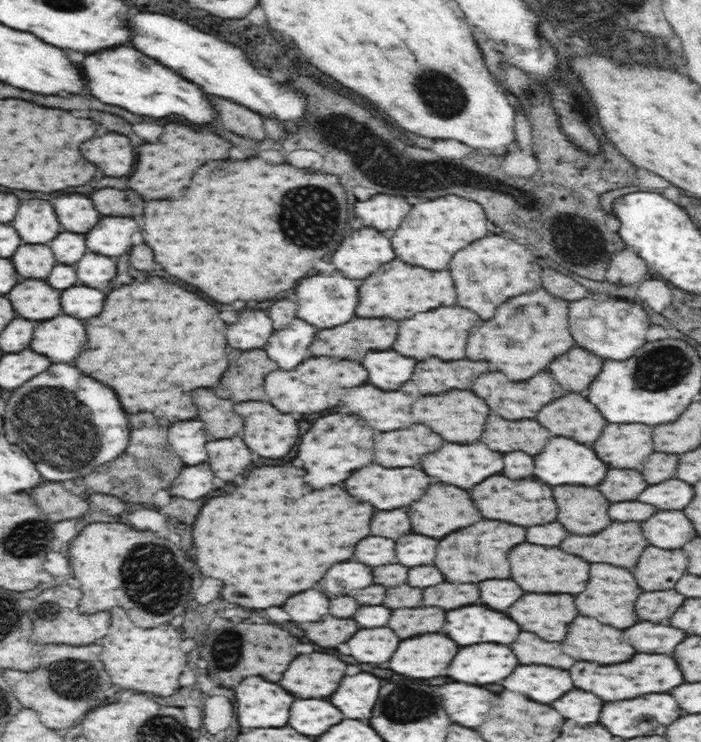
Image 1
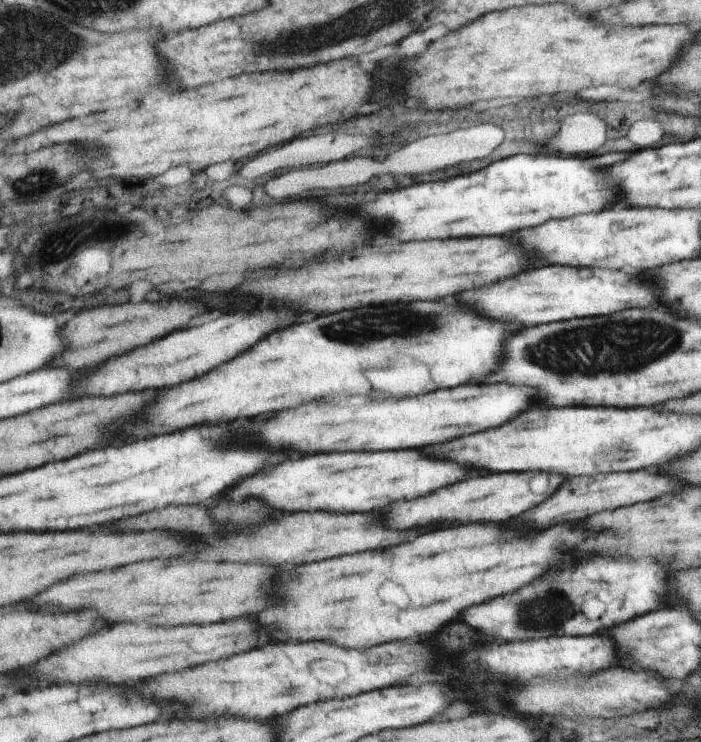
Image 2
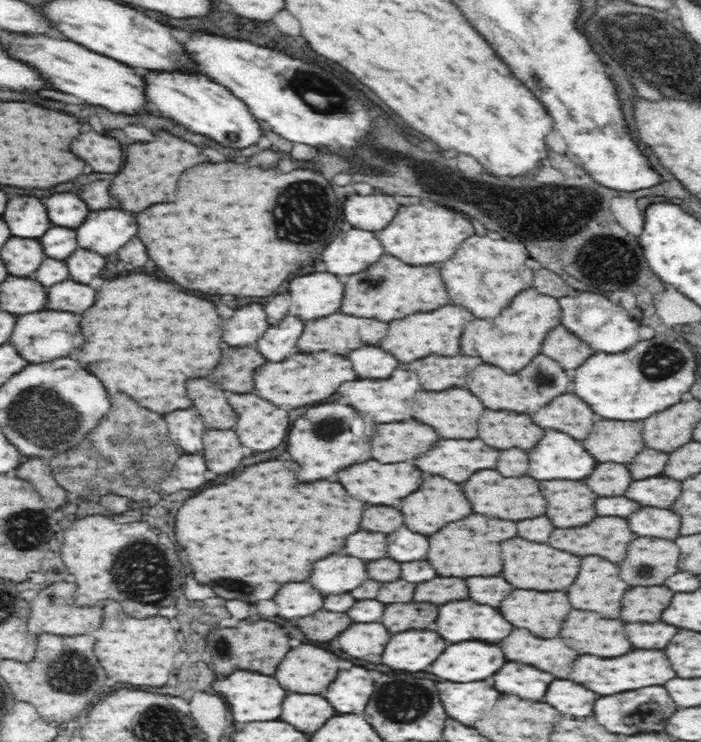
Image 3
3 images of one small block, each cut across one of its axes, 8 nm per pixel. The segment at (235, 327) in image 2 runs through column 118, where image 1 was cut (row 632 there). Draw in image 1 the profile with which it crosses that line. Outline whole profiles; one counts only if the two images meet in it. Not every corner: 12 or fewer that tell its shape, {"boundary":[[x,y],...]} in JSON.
{"boundary":[[390,628],[358,630],[348,646],[362,664],[384,664],[400,638]]}

